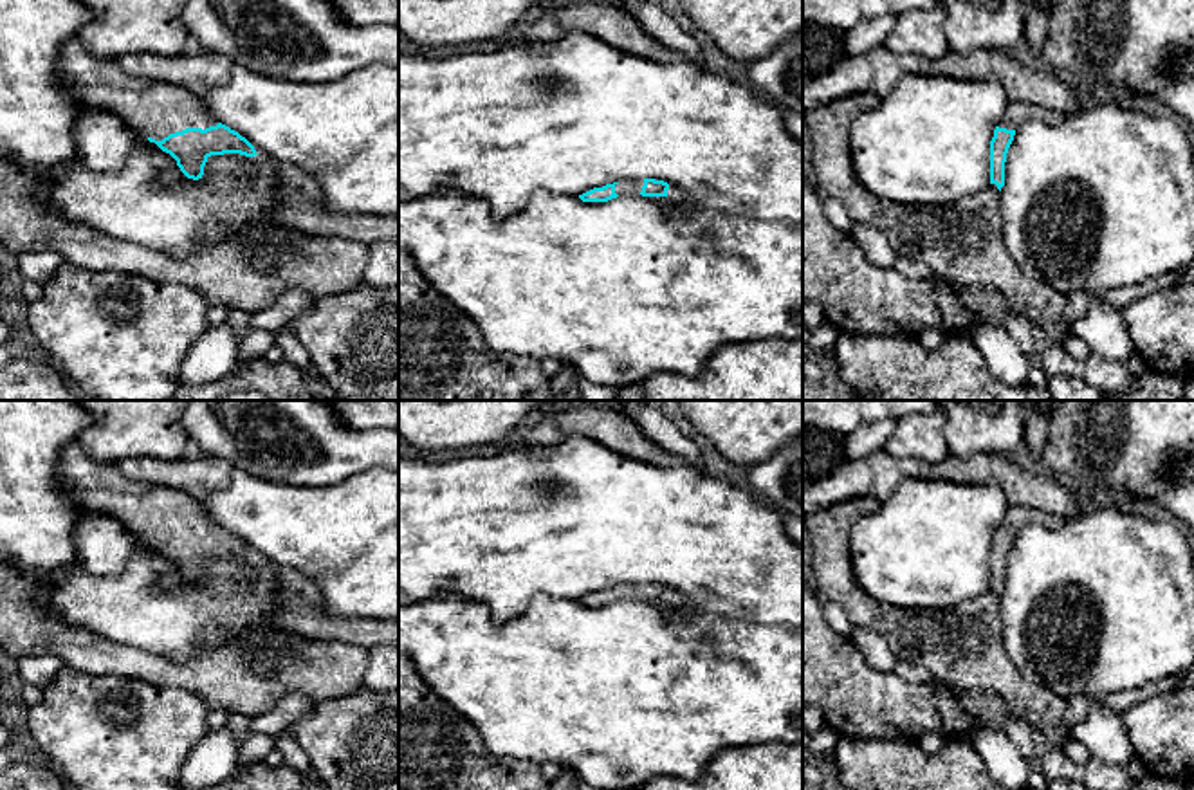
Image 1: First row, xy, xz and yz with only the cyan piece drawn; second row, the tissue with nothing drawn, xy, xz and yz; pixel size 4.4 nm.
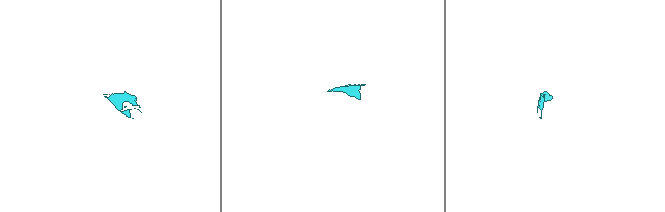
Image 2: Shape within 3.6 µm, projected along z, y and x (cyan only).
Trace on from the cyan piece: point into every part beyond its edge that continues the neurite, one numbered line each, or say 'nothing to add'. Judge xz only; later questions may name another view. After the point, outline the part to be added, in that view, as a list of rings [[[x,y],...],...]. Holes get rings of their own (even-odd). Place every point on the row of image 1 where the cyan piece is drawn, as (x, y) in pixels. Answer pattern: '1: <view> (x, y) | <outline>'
1: xz (624, 186) | [[[638,179],[638,180],[620,180],[619,184],[615,184],[615,193],[619,197],[622,197],[622,195],[640,195],[642,186],[644,186],[642,179]]]

